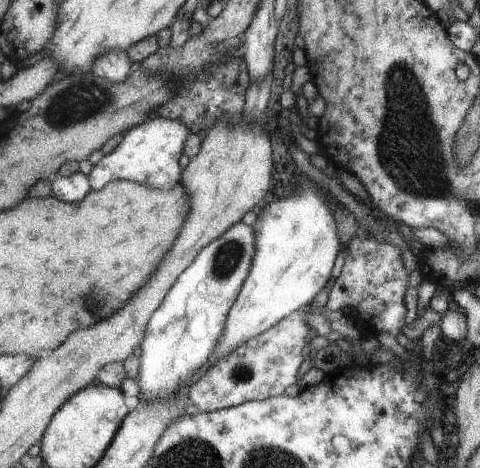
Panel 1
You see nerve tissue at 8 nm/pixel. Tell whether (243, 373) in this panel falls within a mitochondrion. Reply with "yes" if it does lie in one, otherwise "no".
yes

